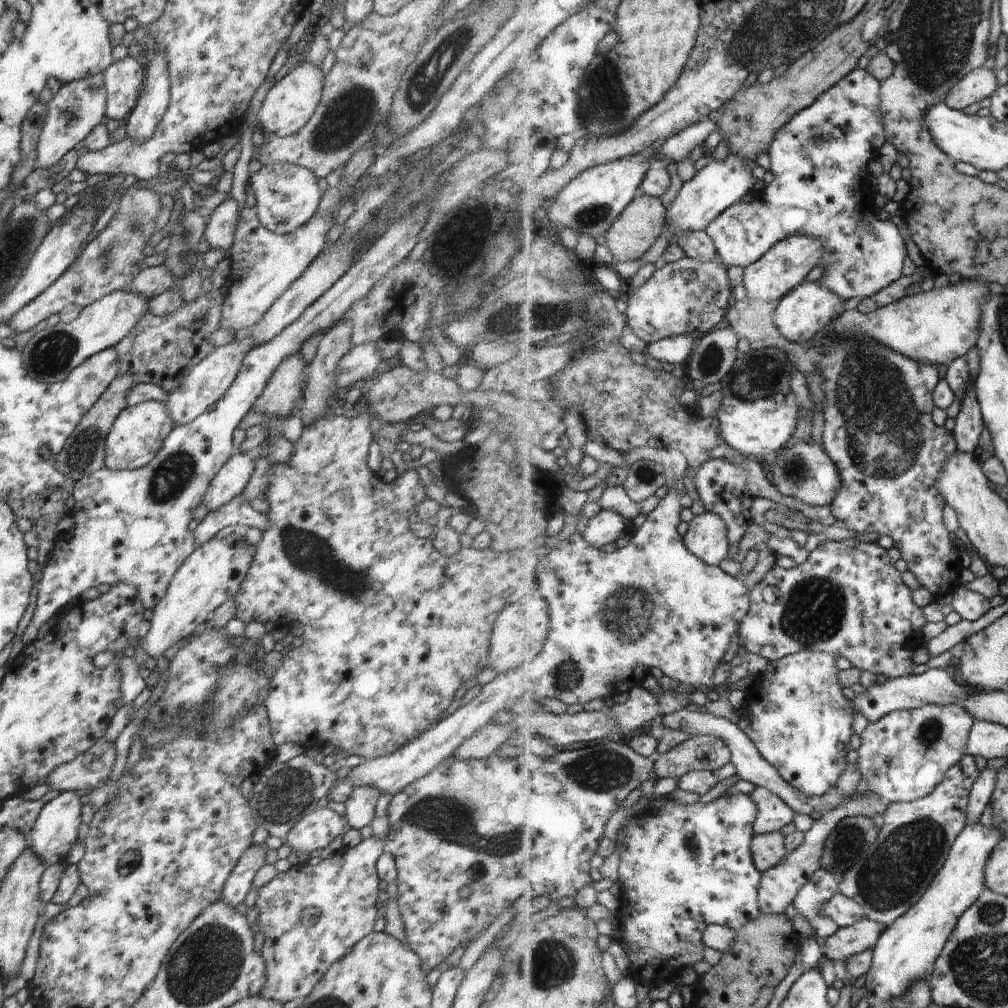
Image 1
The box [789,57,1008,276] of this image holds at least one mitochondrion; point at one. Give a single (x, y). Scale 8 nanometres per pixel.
(819, 135)

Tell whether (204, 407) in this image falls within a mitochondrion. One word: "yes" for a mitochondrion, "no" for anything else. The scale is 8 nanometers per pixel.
no

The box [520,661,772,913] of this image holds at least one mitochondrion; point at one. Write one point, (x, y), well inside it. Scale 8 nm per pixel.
(604, 770)

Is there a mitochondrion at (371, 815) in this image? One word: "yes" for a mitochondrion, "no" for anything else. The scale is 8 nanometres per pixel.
no

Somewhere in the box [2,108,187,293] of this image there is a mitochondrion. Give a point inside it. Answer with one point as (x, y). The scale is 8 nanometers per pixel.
(108, 255)

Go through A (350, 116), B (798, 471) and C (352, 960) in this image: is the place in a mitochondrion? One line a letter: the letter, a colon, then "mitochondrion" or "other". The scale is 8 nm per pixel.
A: mitochondrion
B: mitochondrion
C: other

